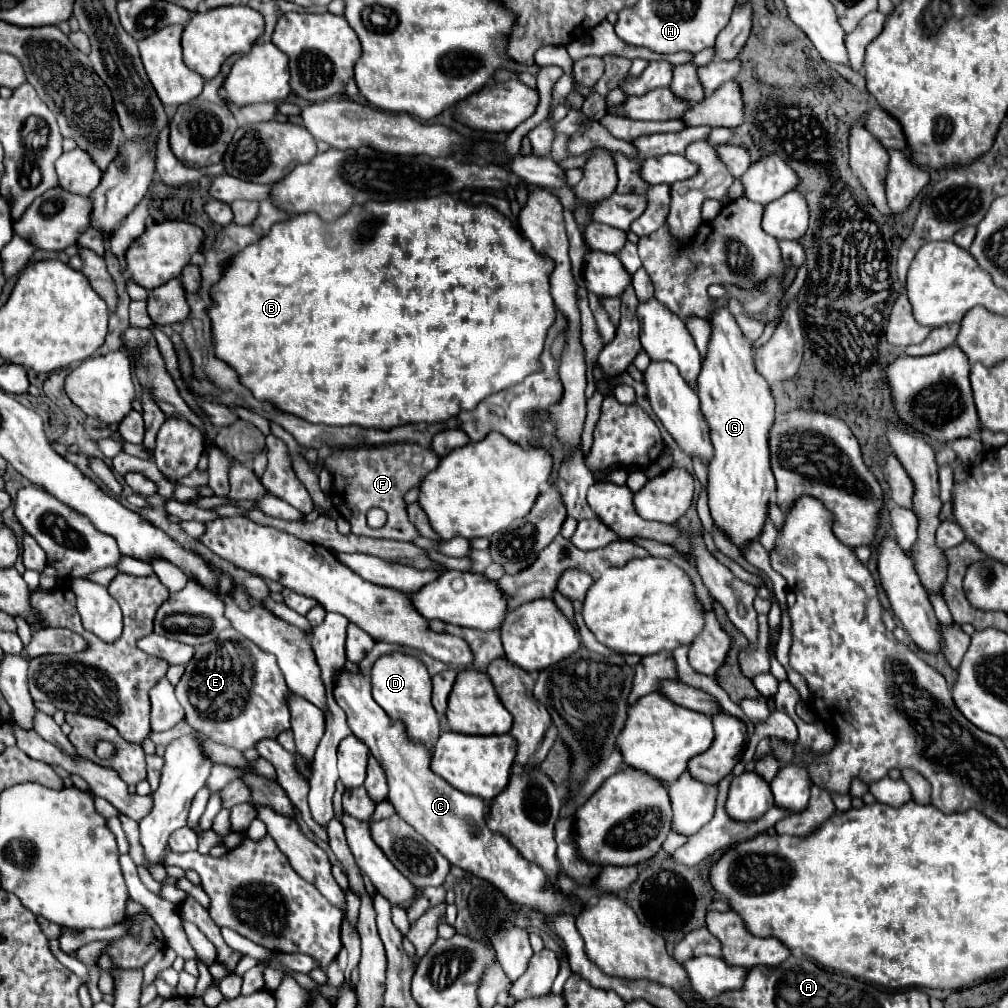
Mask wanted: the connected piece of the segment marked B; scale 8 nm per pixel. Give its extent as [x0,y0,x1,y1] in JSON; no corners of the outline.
[206,196,556,430]

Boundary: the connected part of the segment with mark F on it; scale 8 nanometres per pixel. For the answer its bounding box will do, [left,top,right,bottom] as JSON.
[324,444,440,542]

